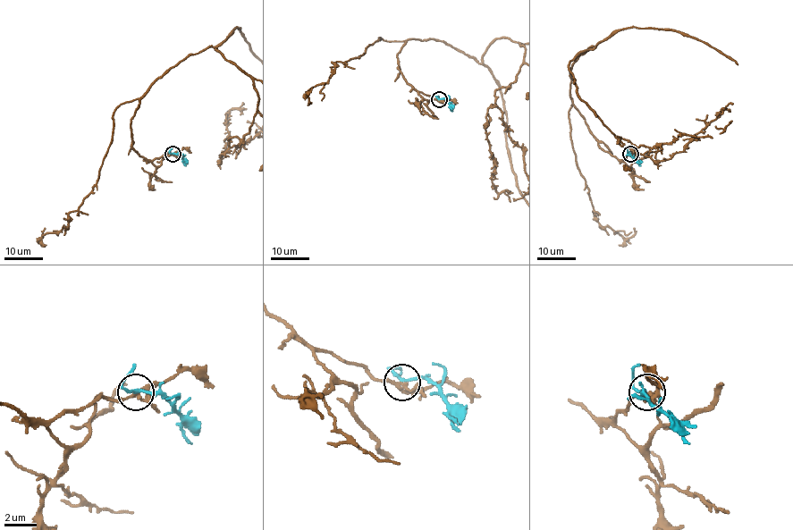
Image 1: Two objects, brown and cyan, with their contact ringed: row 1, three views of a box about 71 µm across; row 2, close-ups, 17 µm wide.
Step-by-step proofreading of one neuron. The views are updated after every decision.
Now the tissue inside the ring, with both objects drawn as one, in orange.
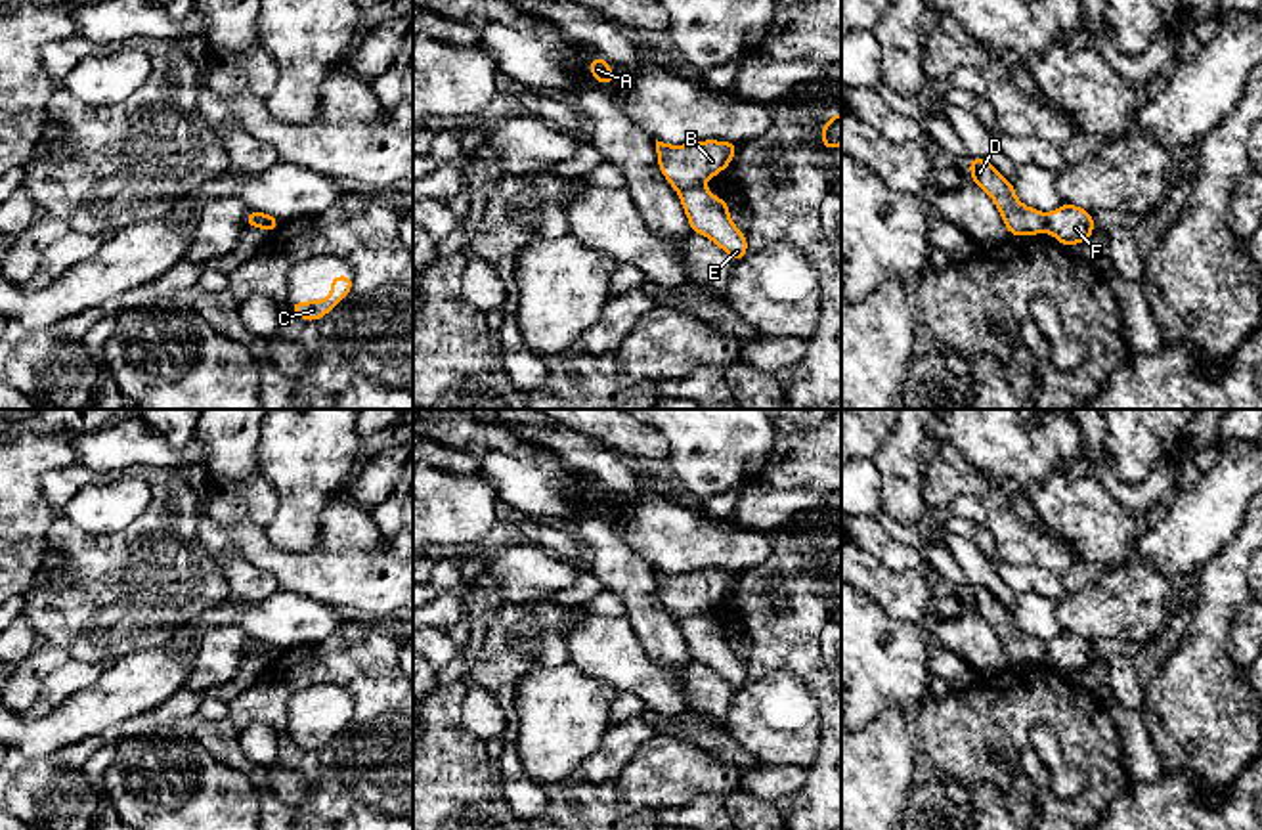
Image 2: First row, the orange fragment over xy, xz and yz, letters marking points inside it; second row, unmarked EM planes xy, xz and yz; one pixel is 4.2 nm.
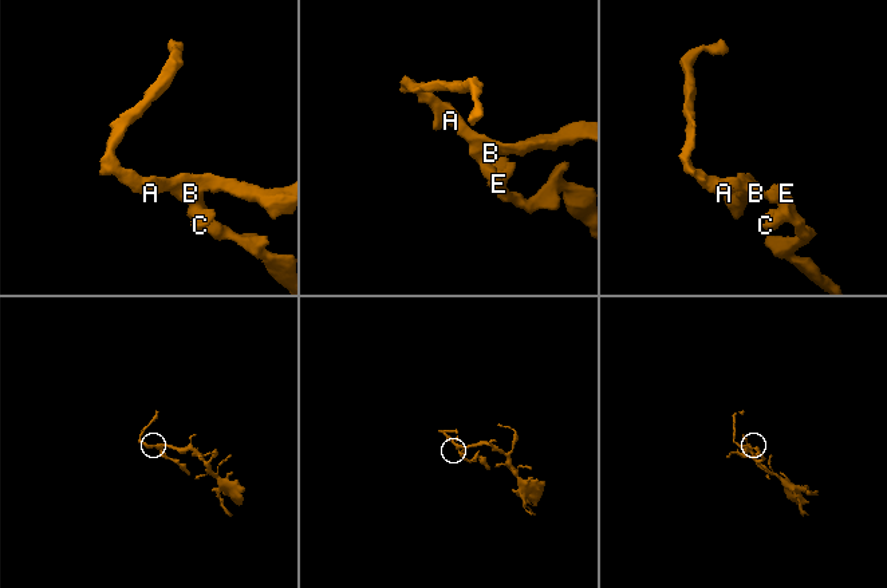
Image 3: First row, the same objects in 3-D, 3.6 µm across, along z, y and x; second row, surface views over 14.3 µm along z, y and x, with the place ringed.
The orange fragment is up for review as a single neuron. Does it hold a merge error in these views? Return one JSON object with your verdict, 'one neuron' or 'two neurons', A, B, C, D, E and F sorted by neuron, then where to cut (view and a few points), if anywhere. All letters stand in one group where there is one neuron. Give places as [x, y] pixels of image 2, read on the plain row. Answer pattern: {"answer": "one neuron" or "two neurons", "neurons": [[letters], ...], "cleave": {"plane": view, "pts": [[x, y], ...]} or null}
{"answer": "two neurons", "neurons": [["A", "B", "D"], ["C", "E", "F"]], "cleave": {"plane": "xz", "pts": [[702, 612], [679, 620]]}}

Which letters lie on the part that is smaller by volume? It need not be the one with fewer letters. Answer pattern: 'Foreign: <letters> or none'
Foreign: C, E, F

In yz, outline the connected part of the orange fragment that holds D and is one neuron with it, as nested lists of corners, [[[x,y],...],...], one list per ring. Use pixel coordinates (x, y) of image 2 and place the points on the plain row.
[[[983,585],[969,587],[971,610],[977,612],[996,633],[1006,652],[1008,664],[1038,664],[1048,658],[1048,643],[1023,633],[1012,608],[1004,606],[989,589]]]

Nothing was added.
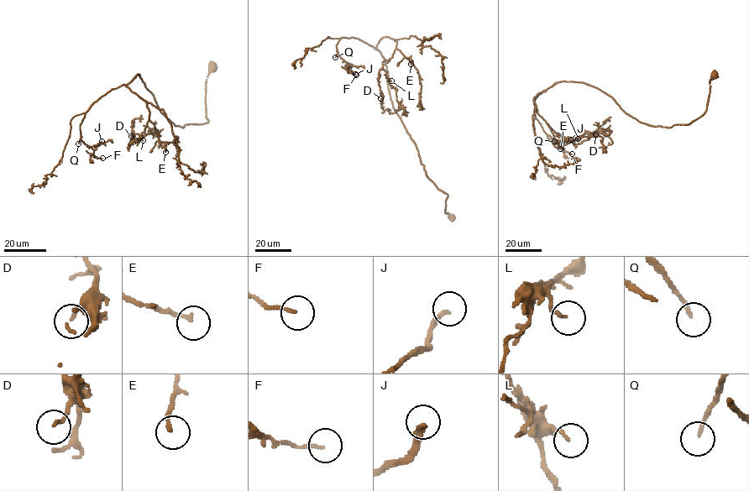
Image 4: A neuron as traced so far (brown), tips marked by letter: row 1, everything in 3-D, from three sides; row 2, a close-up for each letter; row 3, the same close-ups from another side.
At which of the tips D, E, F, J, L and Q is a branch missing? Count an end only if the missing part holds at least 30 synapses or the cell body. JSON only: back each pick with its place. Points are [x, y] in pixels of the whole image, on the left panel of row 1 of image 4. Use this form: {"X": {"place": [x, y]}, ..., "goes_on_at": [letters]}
{"E": {"place": [165, 152]}, "J": {"place": [102, 141]}, "Q": {"place": [78, 143]}, "goes_on_at": ["E", "J", "Q"]}

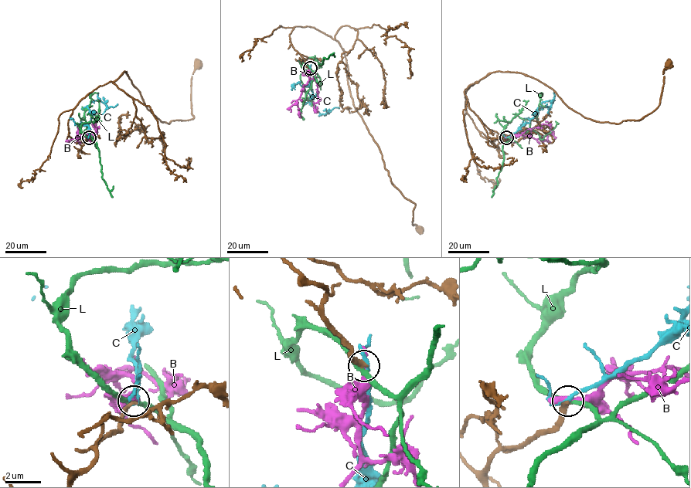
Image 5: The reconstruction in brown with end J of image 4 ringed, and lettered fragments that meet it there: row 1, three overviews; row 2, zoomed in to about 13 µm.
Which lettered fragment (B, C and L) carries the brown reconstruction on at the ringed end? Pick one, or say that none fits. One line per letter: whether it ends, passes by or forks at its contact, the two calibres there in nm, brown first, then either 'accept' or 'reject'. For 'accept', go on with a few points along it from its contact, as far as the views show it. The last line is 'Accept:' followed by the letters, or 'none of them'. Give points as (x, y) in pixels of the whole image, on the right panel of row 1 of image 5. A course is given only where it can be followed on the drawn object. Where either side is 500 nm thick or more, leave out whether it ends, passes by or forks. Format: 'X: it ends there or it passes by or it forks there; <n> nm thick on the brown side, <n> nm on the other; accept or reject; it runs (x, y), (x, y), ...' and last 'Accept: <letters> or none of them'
B: it ends there; 260 nm thick on the brown side, 320 nm on the other; reject
C: it passes by; 260 nm thick on the brown side, 220 nm on the other; reject
L: it passes by; 260 nm thick on the brown side, 260 nm on the other; reject
Accept: none of them

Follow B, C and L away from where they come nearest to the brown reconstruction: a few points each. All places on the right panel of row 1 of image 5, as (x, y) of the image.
B: (506, 137), (521, 134), (529, 128), (541, 128), (542, 124), (549, 123), (545, 121)
C: (506, 137), (529, 123), (542, 102), (553, 100), (550, 107), (546, 107), (547, 103)
L: (506, 137), (509, 140), (502, 147), (503, 162), (491, 197)

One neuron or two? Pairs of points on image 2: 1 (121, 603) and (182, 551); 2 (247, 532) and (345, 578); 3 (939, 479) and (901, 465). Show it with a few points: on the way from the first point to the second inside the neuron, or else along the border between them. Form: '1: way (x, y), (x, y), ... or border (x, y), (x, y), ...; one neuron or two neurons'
1: way (136, 597), (167, 567); one neuron
2: way (272, 557), (295, 572), (320, 572); one neuron
3: border (922, 471), (924, 502), (928, 505); two neurons

